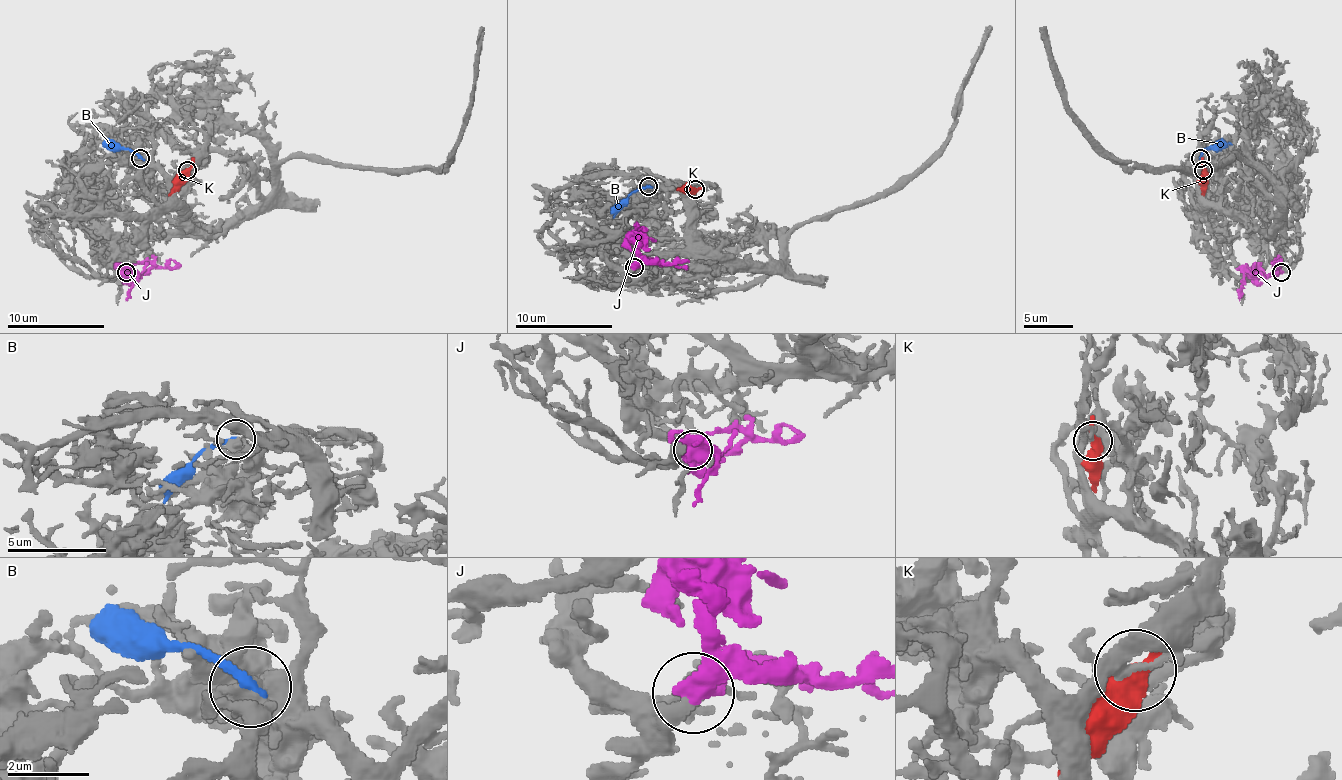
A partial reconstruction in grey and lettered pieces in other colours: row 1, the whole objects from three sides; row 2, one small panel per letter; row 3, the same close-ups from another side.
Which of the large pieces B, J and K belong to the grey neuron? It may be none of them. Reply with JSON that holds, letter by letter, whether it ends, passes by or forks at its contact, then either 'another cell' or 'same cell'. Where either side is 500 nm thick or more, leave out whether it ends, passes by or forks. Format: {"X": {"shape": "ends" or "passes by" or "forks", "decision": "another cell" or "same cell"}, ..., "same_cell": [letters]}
{"B": {"shape": "ends", "decision": "another cell"}, "J": {"shape": "passes by", "decision": "same cell"}, "K": {"shape": "passes by", "decision": "another cell"}, "same_cell": ["J"]}

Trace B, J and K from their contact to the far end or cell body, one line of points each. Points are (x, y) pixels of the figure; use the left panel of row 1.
B: (140, 158), (125, 148), (106, 144)
J: (125, 273), (137, 275), (125, 299)
K: (186, 170), (184, 180), (169, 195)

